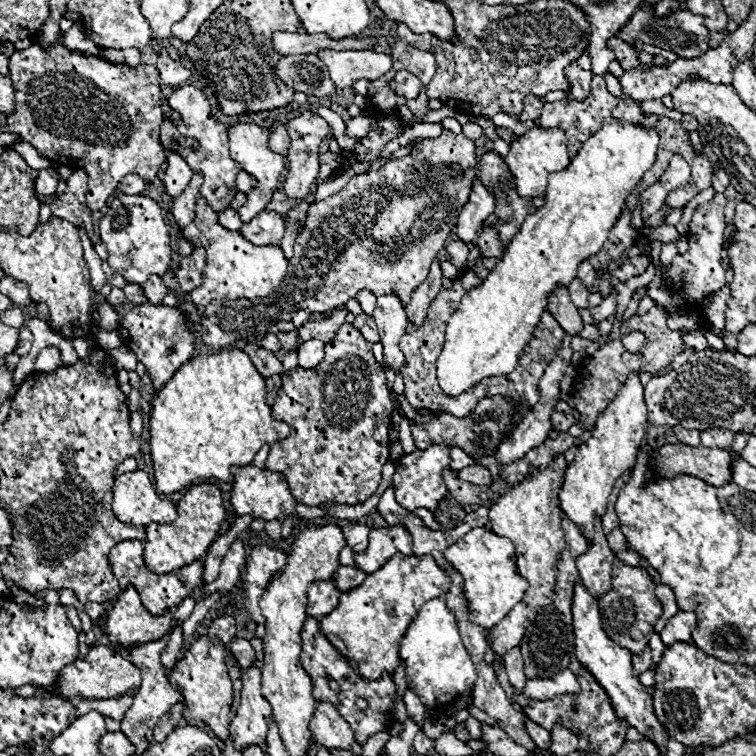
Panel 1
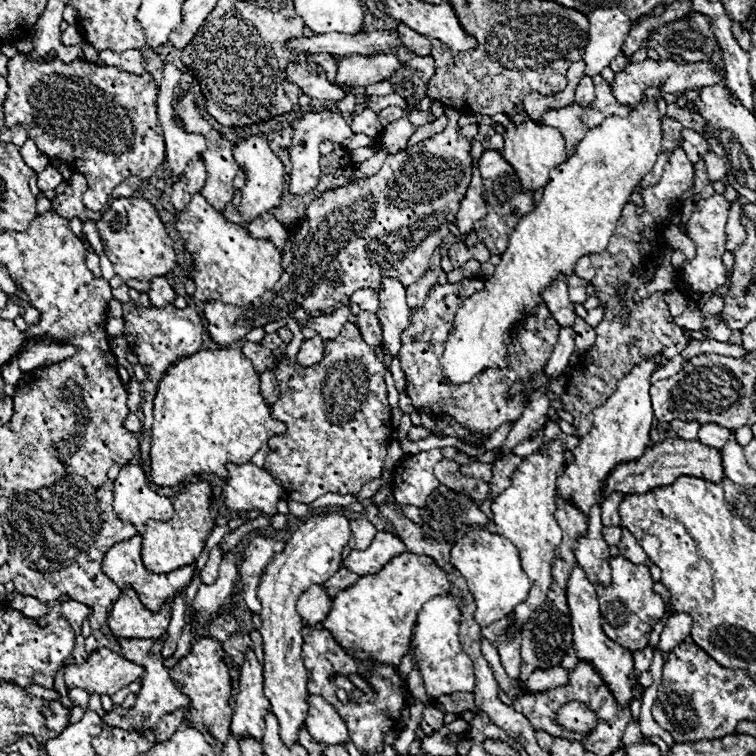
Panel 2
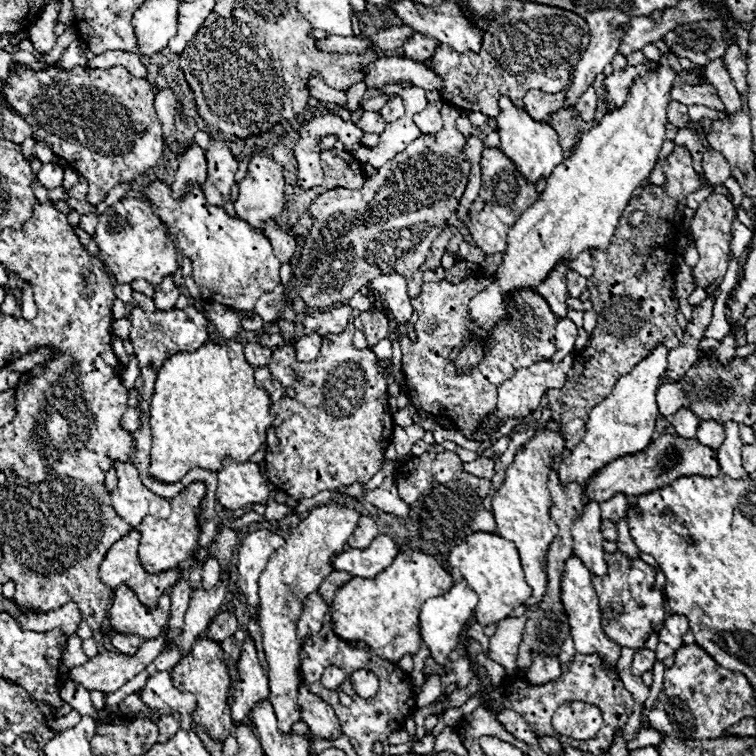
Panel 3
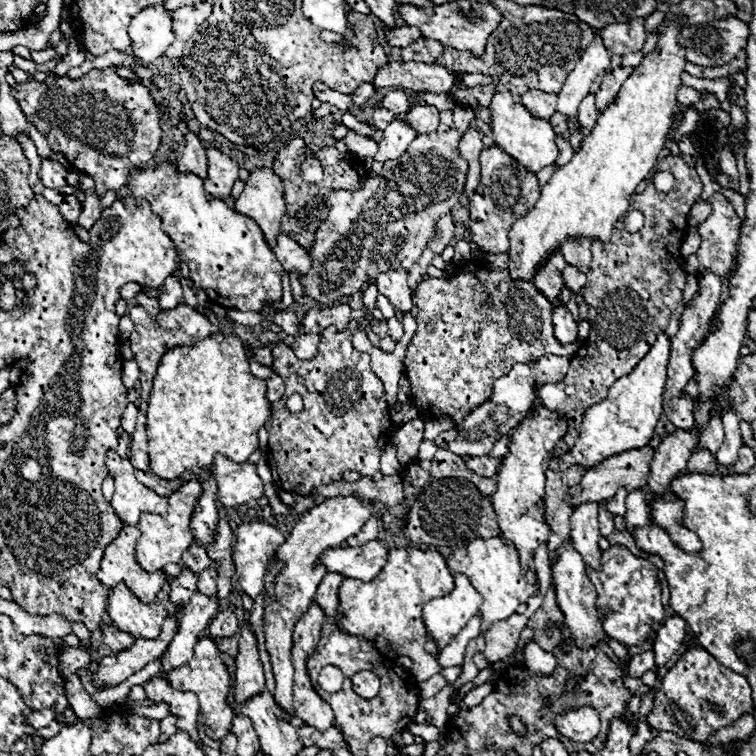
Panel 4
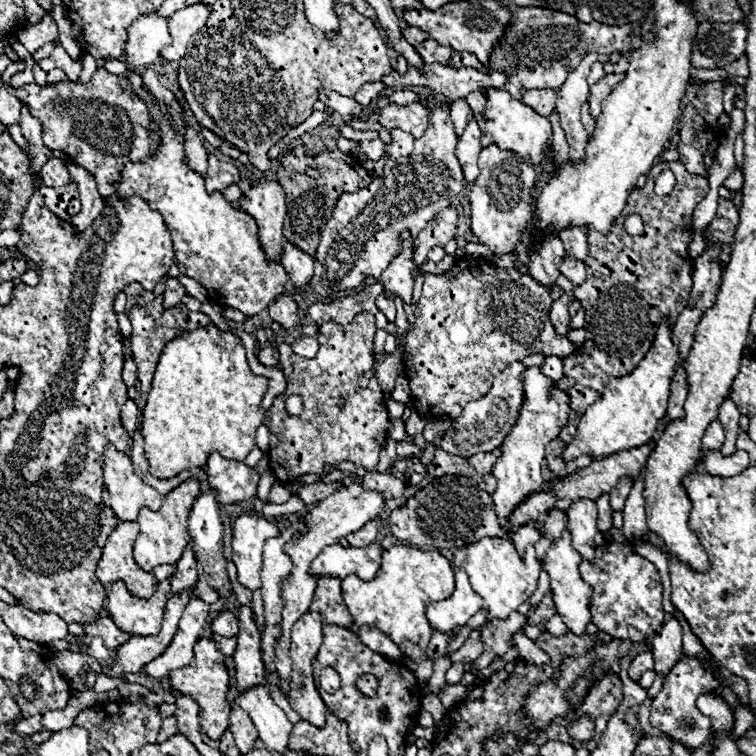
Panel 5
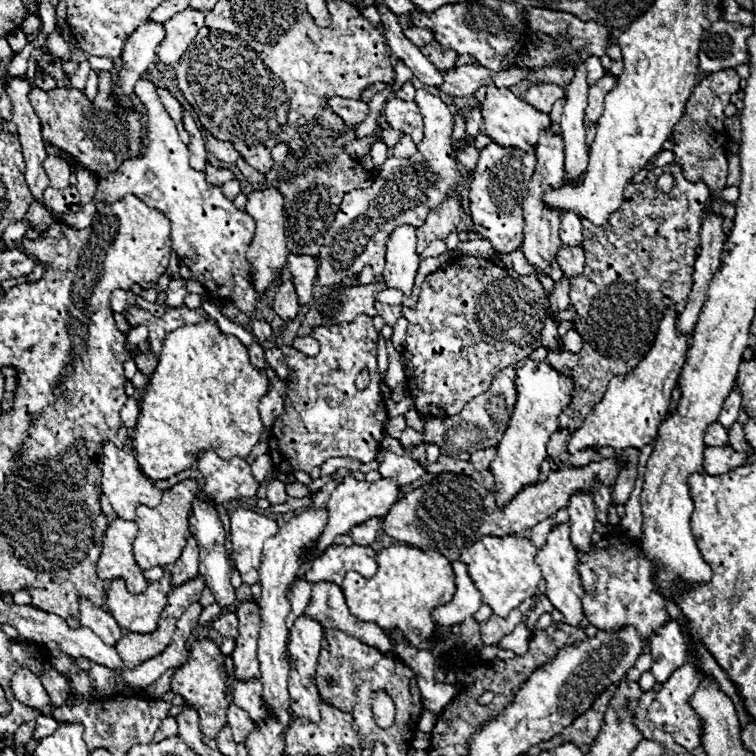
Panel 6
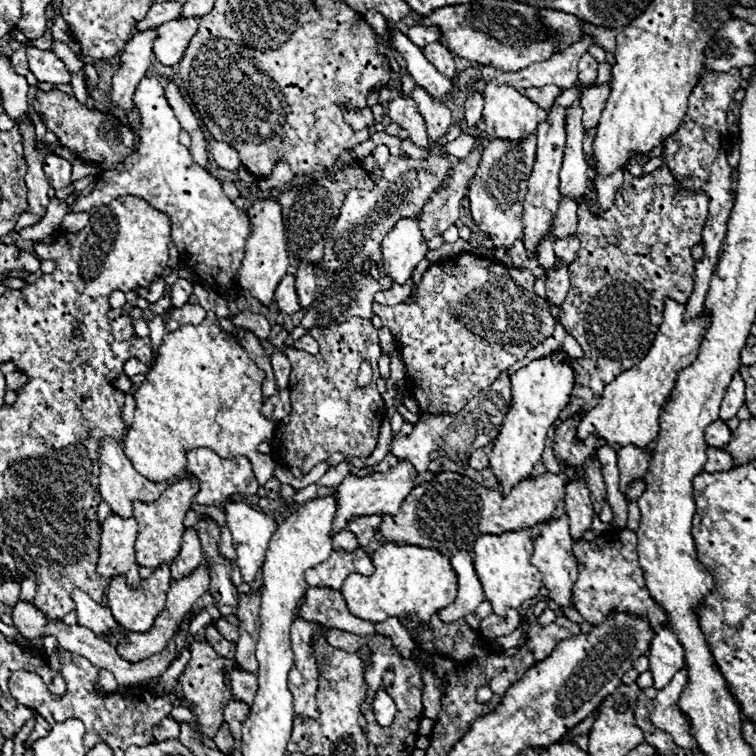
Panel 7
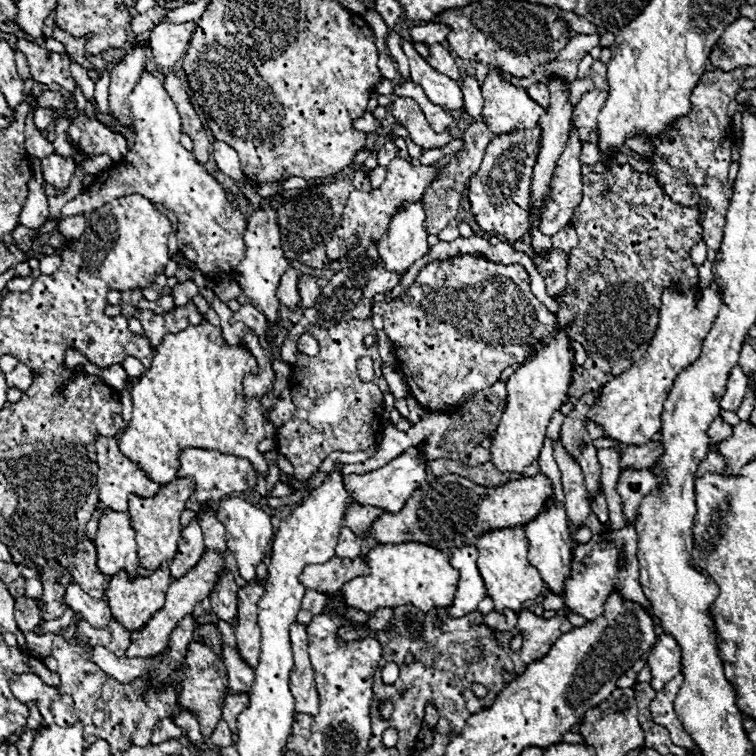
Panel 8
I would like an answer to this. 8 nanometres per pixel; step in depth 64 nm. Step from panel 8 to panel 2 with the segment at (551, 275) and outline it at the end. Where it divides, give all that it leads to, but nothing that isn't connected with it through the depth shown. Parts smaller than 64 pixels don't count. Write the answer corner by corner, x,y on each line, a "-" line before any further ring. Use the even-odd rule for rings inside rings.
560,328
560,336
558,336
558,344
554,346
552,350
552,356
550,356
550,362
546,364
546,378
560,378
562,372
566,370
566,366
570,364
570,358
572,354
576,352
576,346
574,346
574,330
572,328

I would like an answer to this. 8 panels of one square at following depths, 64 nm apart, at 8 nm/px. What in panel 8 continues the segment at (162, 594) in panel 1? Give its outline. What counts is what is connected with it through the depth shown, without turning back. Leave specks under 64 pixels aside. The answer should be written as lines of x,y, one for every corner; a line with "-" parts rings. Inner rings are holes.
106,508
100,518
94,542
98,552
98,570
102,570
102,574
114,576
120,570
126,570
132,578
138,576
136,532
128,514

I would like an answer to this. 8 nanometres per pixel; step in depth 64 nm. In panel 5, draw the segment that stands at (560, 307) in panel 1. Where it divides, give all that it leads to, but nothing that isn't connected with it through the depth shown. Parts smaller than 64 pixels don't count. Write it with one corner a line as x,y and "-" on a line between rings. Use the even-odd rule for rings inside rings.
552,236
532,252
528,274
534,280
538,280
544,288
548,288
556,284
562,262
564,262
564,246
558,236

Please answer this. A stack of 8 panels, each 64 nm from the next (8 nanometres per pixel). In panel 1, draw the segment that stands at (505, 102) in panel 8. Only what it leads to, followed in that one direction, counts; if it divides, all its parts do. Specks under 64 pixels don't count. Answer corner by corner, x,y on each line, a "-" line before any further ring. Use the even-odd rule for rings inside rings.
534,126
528,130
524,136
520,136
516,142
510,144
510,152
504,158
508,164
510,172
514,174
516,190
524,198
544,198
546,196
546,184
548,184
548,174
564,170
566,164
570,164
570,154
568,154
568,140
562,130
544,130

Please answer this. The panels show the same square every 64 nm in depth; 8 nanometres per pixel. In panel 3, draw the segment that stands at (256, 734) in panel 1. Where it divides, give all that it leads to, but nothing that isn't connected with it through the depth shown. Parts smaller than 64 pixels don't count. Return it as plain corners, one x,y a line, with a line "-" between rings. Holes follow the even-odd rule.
246,638
242,646
242,654
238,660
238,680
236,680
234,704
232,704
232,720
234,724
246,724
254,730
250,712
258,702
268,700
268,678
264,668
258,662
256,648
252,638

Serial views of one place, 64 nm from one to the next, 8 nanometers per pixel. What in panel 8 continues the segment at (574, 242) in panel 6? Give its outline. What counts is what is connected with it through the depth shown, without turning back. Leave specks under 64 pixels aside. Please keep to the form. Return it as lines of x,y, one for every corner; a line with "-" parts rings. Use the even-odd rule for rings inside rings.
572,124
572,130
570,130
570,138
568,138
568,144
564,148
564,154
560,156
558,160
558,166
554,170
554,180
552,180
552,202
548,202
544,206
544,216
540,220
540,232
546,234
546,236
554,236
556,232
560,232
564,226
572,224
572,218
574,218
574,208
580,204
582,200
582,162
580,162
580,150
582,150
582,142
578,138
578,132
574,130
574,124

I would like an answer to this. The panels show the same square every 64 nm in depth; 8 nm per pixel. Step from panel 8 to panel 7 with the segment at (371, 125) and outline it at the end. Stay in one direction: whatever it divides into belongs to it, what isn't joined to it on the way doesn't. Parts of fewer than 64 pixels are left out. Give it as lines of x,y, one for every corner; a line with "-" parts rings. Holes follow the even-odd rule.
368,106
362,108
362,110
346,110
344,118
346,118
346,124
352,126
354,130
364,130
368,124
374,122
372,110

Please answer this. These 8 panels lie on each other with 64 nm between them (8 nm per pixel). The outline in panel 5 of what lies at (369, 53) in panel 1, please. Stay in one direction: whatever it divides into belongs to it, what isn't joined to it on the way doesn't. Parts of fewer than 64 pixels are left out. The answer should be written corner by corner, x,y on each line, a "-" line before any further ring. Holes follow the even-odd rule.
408,64
408,72
404,76
392,70
386,78
380,78
380,82
388,88
424,86
444,94
450,100
458,100
480,88
500,88
504,84
504,74
482,74
474,68
450,68
444,64
426,64
420,72

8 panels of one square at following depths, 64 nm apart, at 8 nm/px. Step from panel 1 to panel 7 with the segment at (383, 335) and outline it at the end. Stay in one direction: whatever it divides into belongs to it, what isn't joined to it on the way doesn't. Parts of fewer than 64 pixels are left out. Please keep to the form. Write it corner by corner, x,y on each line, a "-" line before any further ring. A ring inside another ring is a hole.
402,218
382,240
382,256
382,272
390,276
394,284
406,284
418,262
426,256
426,242
418,222

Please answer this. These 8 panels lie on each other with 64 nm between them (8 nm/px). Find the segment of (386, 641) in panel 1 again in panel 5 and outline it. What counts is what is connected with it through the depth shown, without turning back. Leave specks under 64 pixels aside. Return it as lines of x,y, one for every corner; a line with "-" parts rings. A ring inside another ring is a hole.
394,546
384,550
382,564
374,580
362,582
354,574
342,580
342,600
352,616
352,632
362,626
374,626
386,634
404,656
412,658
414,676
424,682
434,672
434,660
426,656
426,646
432,636
432,628
426,622
424,610
430,602
448,598
454,592
454,572
450,562
440,552
422,552
418,548
-
360,598
362,608
360,608
-
462,662
454,663
446,674
446,683
450,685
459,683
464,672

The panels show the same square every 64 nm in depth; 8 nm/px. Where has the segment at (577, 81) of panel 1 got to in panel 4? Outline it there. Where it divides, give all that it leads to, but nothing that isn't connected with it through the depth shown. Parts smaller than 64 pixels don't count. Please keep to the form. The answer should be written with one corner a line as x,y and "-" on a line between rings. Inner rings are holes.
592,92
586,94
586,98
580,102
578,106
578,120
580,124
586,128
586,132
590,132
596,124
596,118
598,118
598,108
596,108
596,96

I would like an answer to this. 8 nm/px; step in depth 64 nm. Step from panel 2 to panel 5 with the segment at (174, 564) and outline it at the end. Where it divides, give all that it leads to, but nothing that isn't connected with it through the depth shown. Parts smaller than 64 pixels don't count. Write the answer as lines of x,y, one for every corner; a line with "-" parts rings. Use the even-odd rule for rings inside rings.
192,478
192,480
182,482
178,488
174,488
174,492
166,494
164,504
158,512
152,512
146,508
140,510
138,520
136,520
140,524
140,536
134,542
134,558
142,570
152,572
156,566
176,564
180,560
186,544
190,544
190,534
186,526
188,526
188,514
198,494
200,494
200,484

